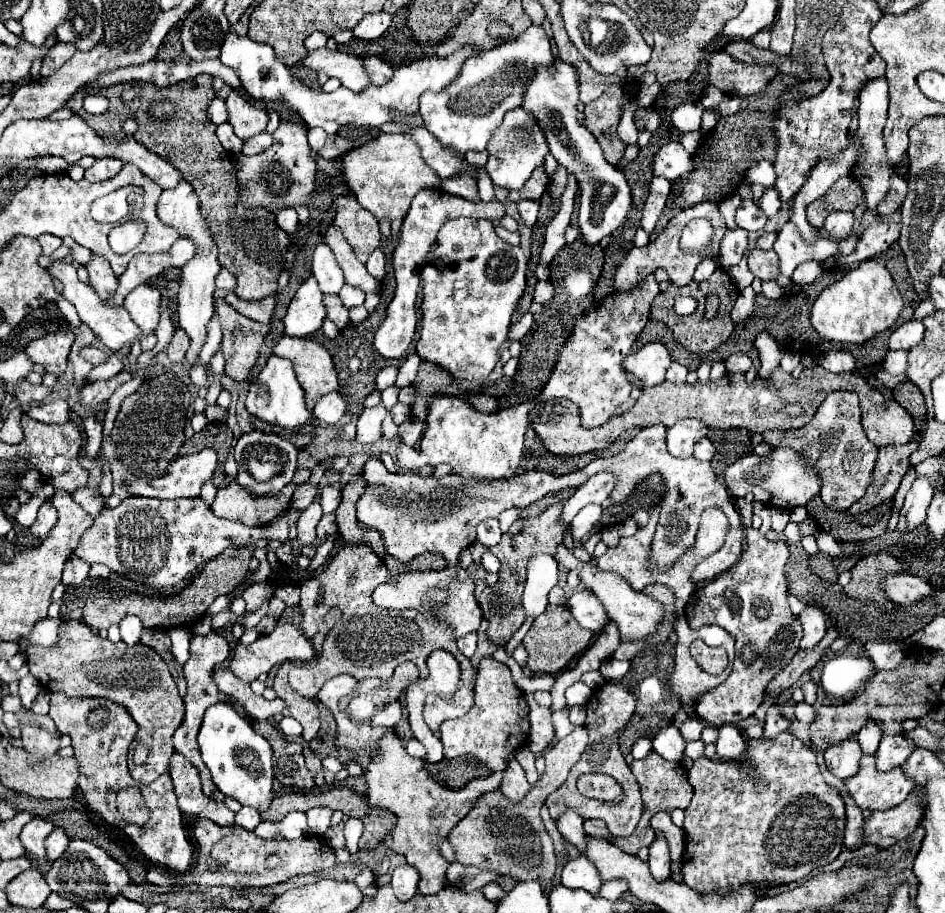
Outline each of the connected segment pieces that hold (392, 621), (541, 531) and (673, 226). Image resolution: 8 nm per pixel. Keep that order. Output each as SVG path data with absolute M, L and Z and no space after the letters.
M343 545L337 549L337 553L331 557L327 567L315 575L313 579L305 581L301 585L301 607L303 609L303 621L301 629L303 635L315 635L325 613L331 607L341 609L341 621L327 633L321 657L307 663L307 667L295 667L289 671L289 685L301 693L303 697L315 697L325 681L329 681L335 675L347 673L355 679L367 679L367 669L377 669L377 661L403 661L409 659L417 665L419 677L427 677L427 657L435 649L449 651L461 665L461 679L457 685L457 691L453 697L445 695L427 695L425 701L425 723L437 731L439 725L447 719L461 717L469 707L473 705L473 687L475 687L475 671L471 667L471 661L457 649L453 635L449 635L449 627L435 623L431 617L421 615L417 611L391 611L391 609L379 609L371 601L371 593L377 585L385 583L387 569L383 561L375 553L369 551L369 547L353 547Z
M561 503L551 505L547 511L543 511L537 517L515 521L511 525L511 529L501 537L501 541L489 549L501 561L499 581L481 593L479 605L489 623L489 637L499 647L505 647L505 643L511 639L511 635L525 621L525 611L521 607L521 591L525 585L525 563L527 563L529 555L531 553L553 553L553 551L557 551L557 545L561 545L561 541L563 541L565 533L559 523L559 513L561 513Z
M707 201L707 203L693 205L693 207L689 207L689 209L679 211L679 213L669 221L669 225L657 235L655 241L651 241L649 245L641 247L641 249L633 247L633 249L627 253L627 257L623 259L623 263L619 265L619 269L617 269L617 273L615 273L615 289L617 289L617 291L625 291L625 289L629 291L629 289L635 287L643 277L647 277L649 273L653 273L655 269L665 269L667 275L669 275L669 279L671 279L671 283L677 285L677 287L689 285L689 283L693 281L695 267L697 267L699 261L705 259L705 253L685 253L685 251L679 247L679 239L681 239L681 233L683 233L683 229L685 229L685 225L687 225L691 219L697 219L697 217L705 217L705 219L711 221L711 225L713 225L713 245L707 249L707 255L709 255L709 251L713 251L713 247L715 247L715 253L717 253L717 245L721 243L721 239L723 239L725 233L727 233L727 225L725 225L725 219L723 219L723 215L721 215L721 211L719 211L719 205L717 205L717 203L709 203L709 201Z

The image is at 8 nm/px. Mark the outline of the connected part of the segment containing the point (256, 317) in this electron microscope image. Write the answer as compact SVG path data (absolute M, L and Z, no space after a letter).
M233 291L225 295L225 301L235 309L239 311L241 315L253 319L253 321L261 321L261 323L269 323L271 315L273 315L273 307L275 307L275 295L273 297L267 297L267 299L261 299L257 303L249 303L245 299L239 299Z

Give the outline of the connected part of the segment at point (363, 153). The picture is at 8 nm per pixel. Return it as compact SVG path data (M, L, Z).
M403 133L379 135L367 145L351 149L341 157L341 165L349 189L353 191L357 201L377 217L377 221L393 221L397 217L405 217L415 193L431 187L437 189L439 183L435 171L429 169L427 163L421 159L417 145Z

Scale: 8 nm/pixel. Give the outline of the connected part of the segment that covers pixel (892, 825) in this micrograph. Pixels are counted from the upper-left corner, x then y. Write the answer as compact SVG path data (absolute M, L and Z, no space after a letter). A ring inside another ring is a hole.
M911 793L899 807L871 813L871 817L865 819L865 843L875 843L887 849L895 845L895 841L909 837L917 829L917 825L921 825L923 815L925 801L917 799L917 795Z

